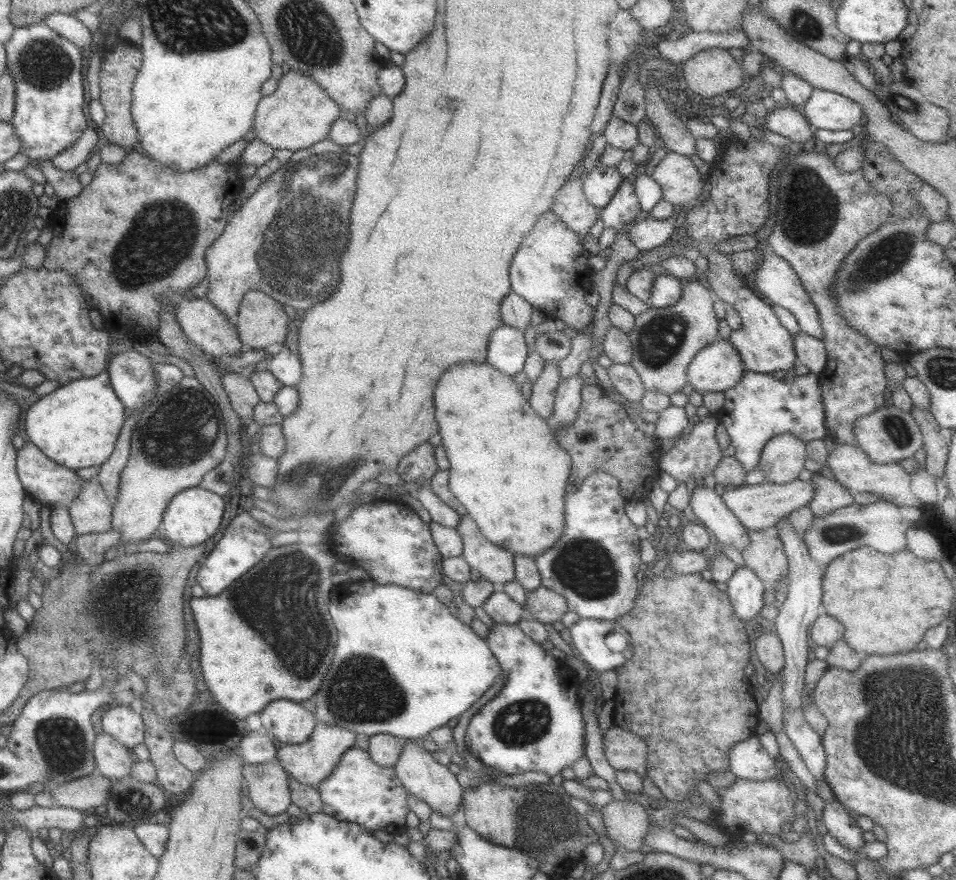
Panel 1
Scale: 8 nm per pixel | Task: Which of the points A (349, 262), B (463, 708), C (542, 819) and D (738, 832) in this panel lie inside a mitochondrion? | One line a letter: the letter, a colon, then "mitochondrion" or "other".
A: mitochondrion
B: other
C: mitochondrion
D: other

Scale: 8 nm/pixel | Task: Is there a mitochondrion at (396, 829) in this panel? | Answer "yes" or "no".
no

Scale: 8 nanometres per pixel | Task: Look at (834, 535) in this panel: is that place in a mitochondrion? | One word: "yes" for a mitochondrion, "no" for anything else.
yes

